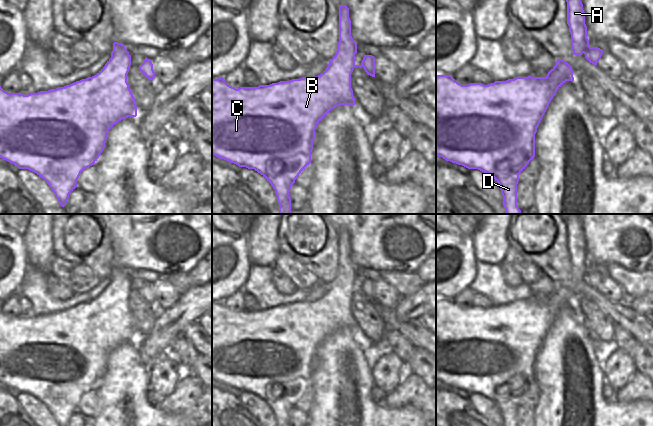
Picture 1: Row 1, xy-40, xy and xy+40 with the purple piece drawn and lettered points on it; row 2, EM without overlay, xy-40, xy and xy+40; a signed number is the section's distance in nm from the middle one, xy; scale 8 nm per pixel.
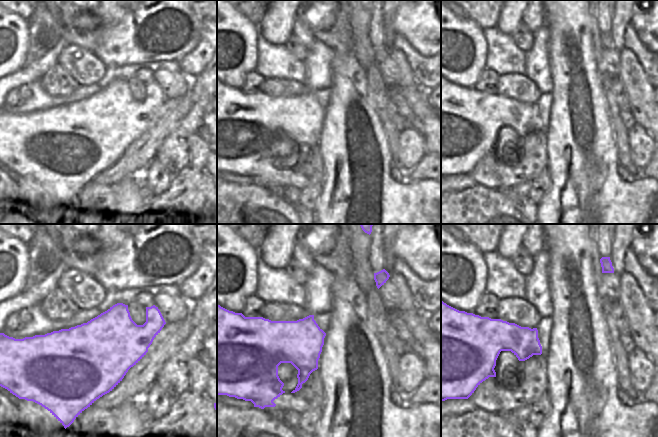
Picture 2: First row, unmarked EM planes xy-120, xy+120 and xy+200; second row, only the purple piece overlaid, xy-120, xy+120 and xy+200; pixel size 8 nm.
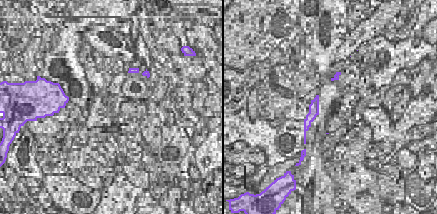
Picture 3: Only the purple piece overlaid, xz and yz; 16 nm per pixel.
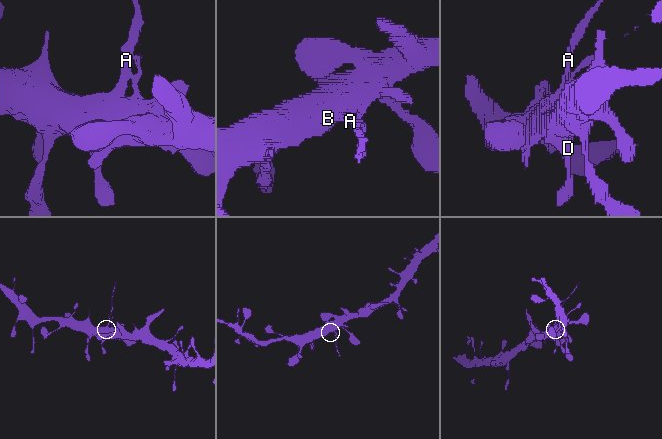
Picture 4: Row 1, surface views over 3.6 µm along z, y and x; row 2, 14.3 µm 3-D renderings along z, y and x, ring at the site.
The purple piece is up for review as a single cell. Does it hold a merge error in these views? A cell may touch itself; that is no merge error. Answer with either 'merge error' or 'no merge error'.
merge error

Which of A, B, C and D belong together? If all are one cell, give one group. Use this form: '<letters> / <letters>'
A / B C D

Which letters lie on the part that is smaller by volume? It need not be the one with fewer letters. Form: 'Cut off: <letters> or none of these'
Cut off: A

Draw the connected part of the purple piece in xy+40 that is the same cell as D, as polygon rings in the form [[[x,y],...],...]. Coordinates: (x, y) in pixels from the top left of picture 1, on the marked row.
[[[557,59],[546,77],[516,77],[488,85],[482,83],[462,85],[451,75],[436,75],[436,156],[490,175],[499,184],[505,214],[521,214],[517,206],[519,174],[535,157],[537,128],[557,90],[566,81],[574,81],[573,70],[562,59]]]

